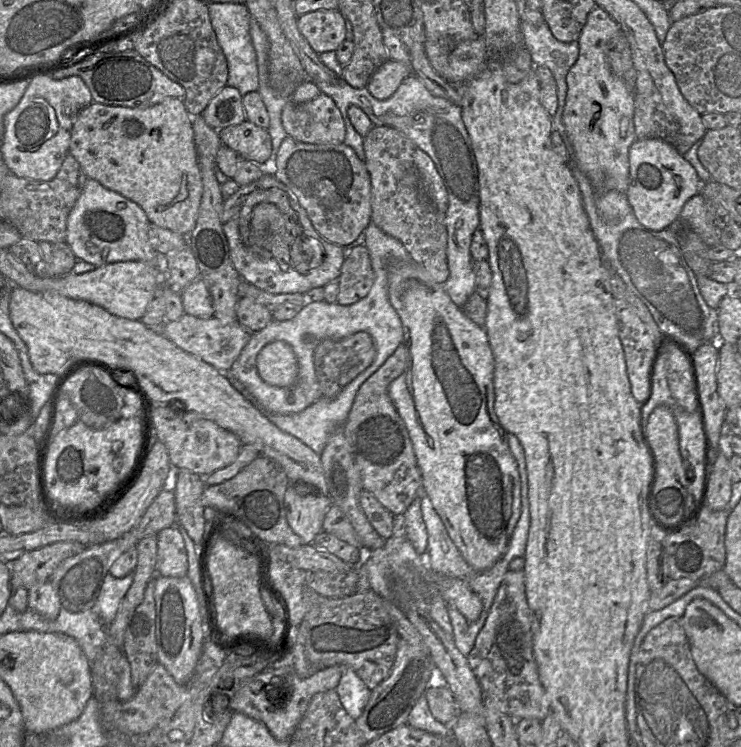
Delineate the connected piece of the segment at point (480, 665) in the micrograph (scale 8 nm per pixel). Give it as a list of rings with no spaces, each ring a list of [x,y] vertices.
[[[524,570],[505,573],[486,621],[467,655],[467,662],[482,691],[501,712],[515,720],[530,718],[539,721],[550,713],[533,654],[532,616],[525,593]]]

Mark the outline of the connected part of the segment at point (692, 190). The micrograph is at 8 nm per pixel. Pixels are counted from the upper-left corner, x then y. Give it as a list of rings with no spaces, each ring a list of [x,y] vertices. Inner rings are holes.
[[[636,140],[629,149],[627,200],[638,222],[650,230],[664,230],[676,221],[683,205],[701,193],[702,183],[690,163],[663,140]]]

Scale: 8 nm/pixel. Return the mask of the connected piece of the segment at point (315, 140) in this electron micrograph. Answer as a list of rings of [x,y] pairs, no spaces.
[[[322,92],[313,100],[303,103],[289,100],[282,109],[281,120],[286,133],[299,142],[309,144],[344,143],[346,126],[341,112],[334,100]]]

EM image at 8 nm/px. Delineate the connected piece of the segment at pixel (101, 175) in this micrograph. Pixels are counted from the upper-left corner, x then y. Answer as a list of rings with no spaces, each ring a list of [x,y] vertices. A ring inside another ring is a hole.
[[[179,98],[148,108],[92,102],[74,117],[69,153],[88,178],[137,203],[150,223],[182,236],[195,227],[203,195],[192,116]]]

